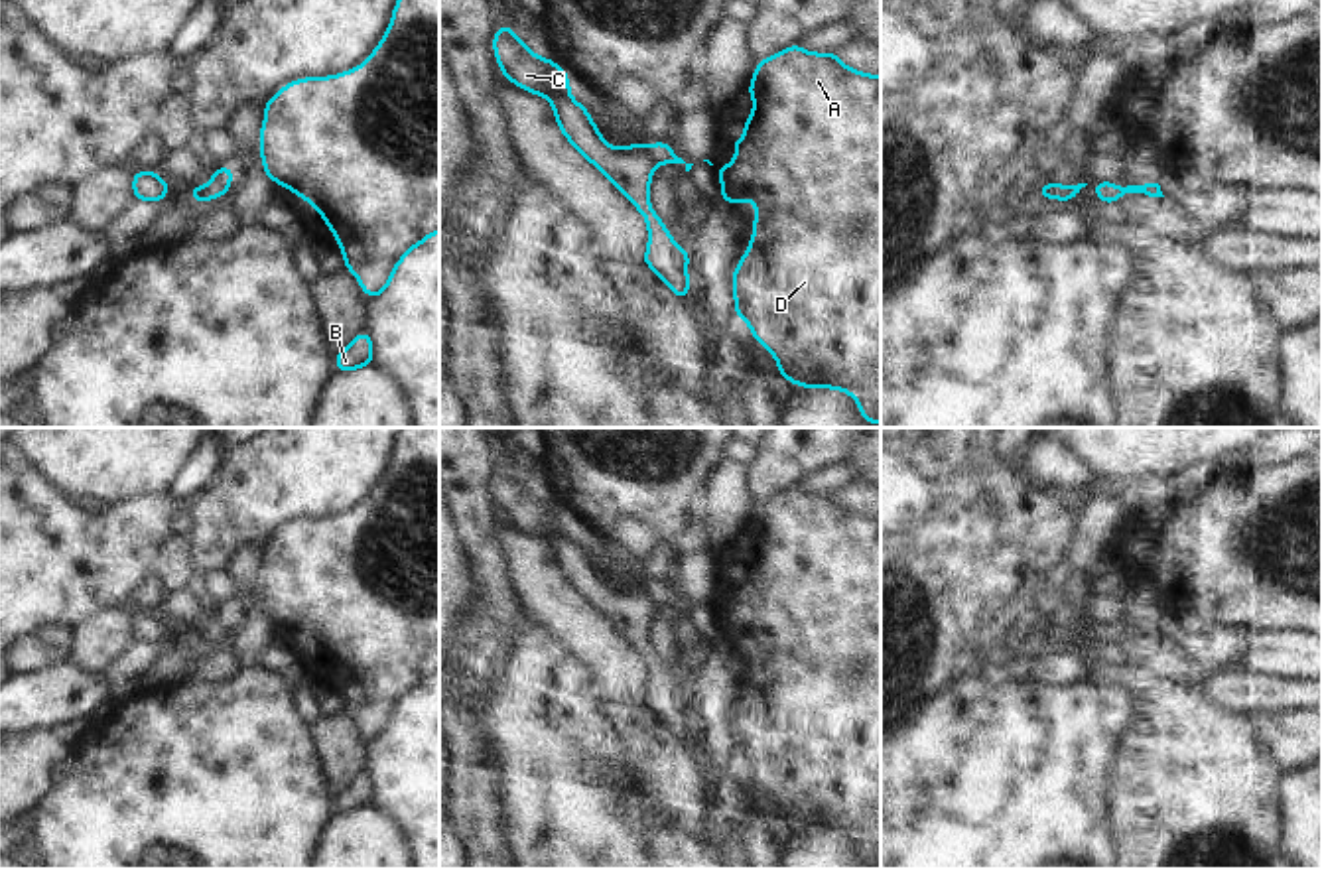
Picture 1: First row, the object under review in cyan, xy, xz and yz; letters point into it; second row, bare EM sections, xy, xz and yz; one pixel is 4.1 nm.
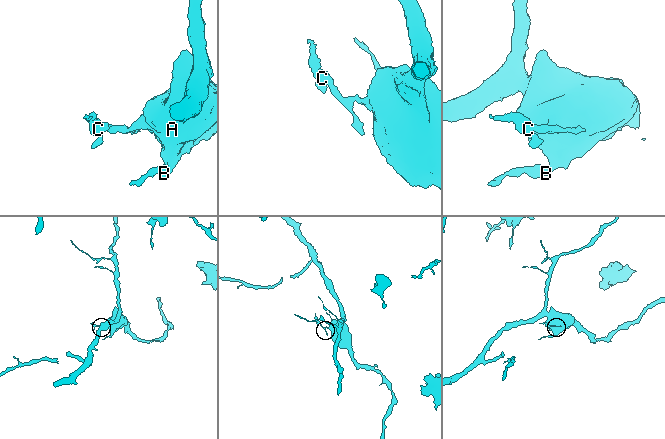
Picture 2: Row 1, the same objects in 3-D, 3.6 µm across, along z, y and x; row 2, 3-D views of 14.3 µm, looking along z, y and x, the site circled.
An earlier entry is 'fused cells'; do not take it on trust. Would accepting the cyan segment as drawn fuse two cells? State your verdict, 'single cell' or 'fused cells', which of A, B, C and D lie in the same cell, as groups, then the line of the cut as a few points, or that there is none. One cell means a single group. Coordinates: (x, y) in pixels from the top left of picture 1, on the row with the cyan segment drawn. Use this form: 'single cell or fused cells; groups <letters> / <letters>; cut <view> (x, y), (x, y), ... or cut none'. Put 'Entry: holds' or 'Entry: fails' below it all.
fused cells; groups A B D / C; cut xz (647, 146), (657, 160)
Entry: holds

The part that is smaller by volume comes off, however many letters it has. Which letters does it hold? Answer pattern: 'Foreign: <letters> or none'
Foreign: C

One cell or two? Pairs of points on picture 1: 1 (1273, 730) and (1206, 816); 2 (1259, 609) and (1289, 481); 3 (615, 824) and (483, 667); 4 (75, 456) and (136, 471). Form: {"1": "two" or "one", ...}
{"1": "two", "2": "one", "3": "two", "4": "one"}

